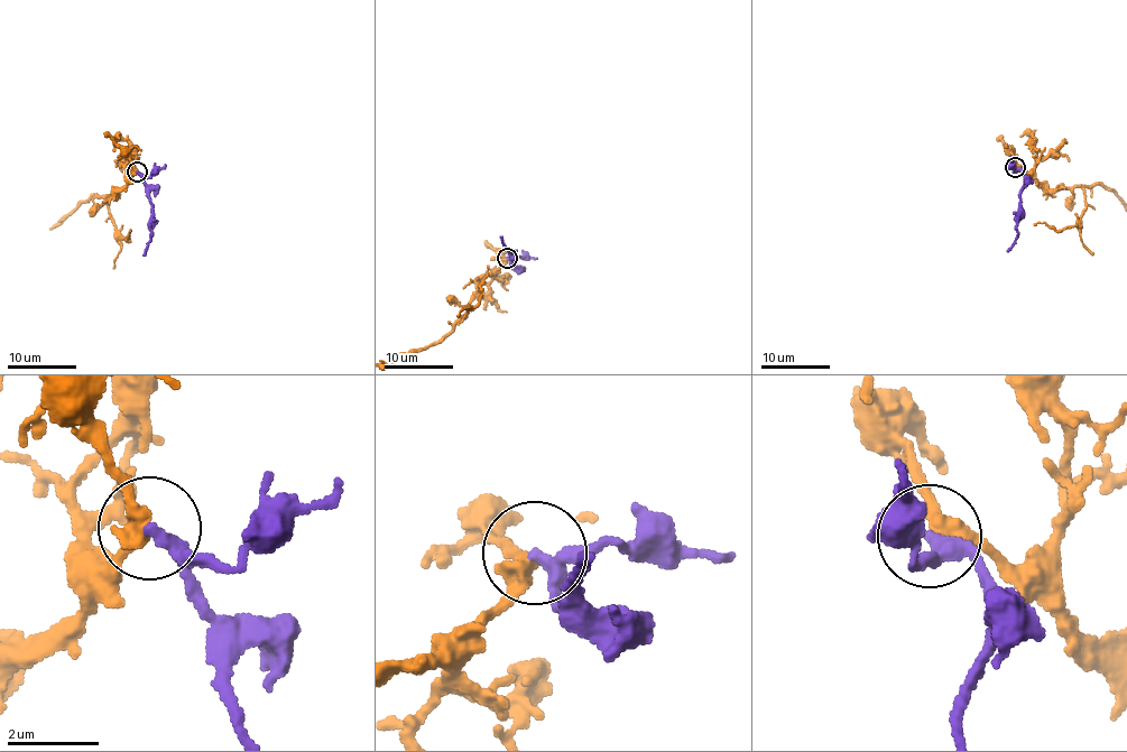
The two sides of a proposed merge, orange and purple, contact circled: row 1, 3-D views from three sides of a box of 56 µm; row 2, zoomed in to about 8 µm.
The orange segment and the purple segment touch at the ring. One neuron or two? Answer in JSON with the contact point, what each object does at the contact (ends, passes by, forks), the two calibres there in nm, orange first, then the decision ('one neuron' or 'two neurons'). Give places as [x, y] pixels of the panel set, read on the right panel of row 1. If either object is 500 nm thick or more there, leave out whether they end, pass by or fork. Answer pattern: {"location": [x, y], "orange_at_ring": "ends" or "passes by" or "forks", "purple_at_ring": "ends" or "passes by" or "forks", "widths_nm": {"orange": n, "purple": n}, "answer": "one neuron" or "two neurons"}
{"location": [1015, 167], "orange_at_ring": "passes by", "purple_at_ring": "passes by", "widths_nm": {"orange": 360, "purple": 240}, "answer": "two neurons"}

